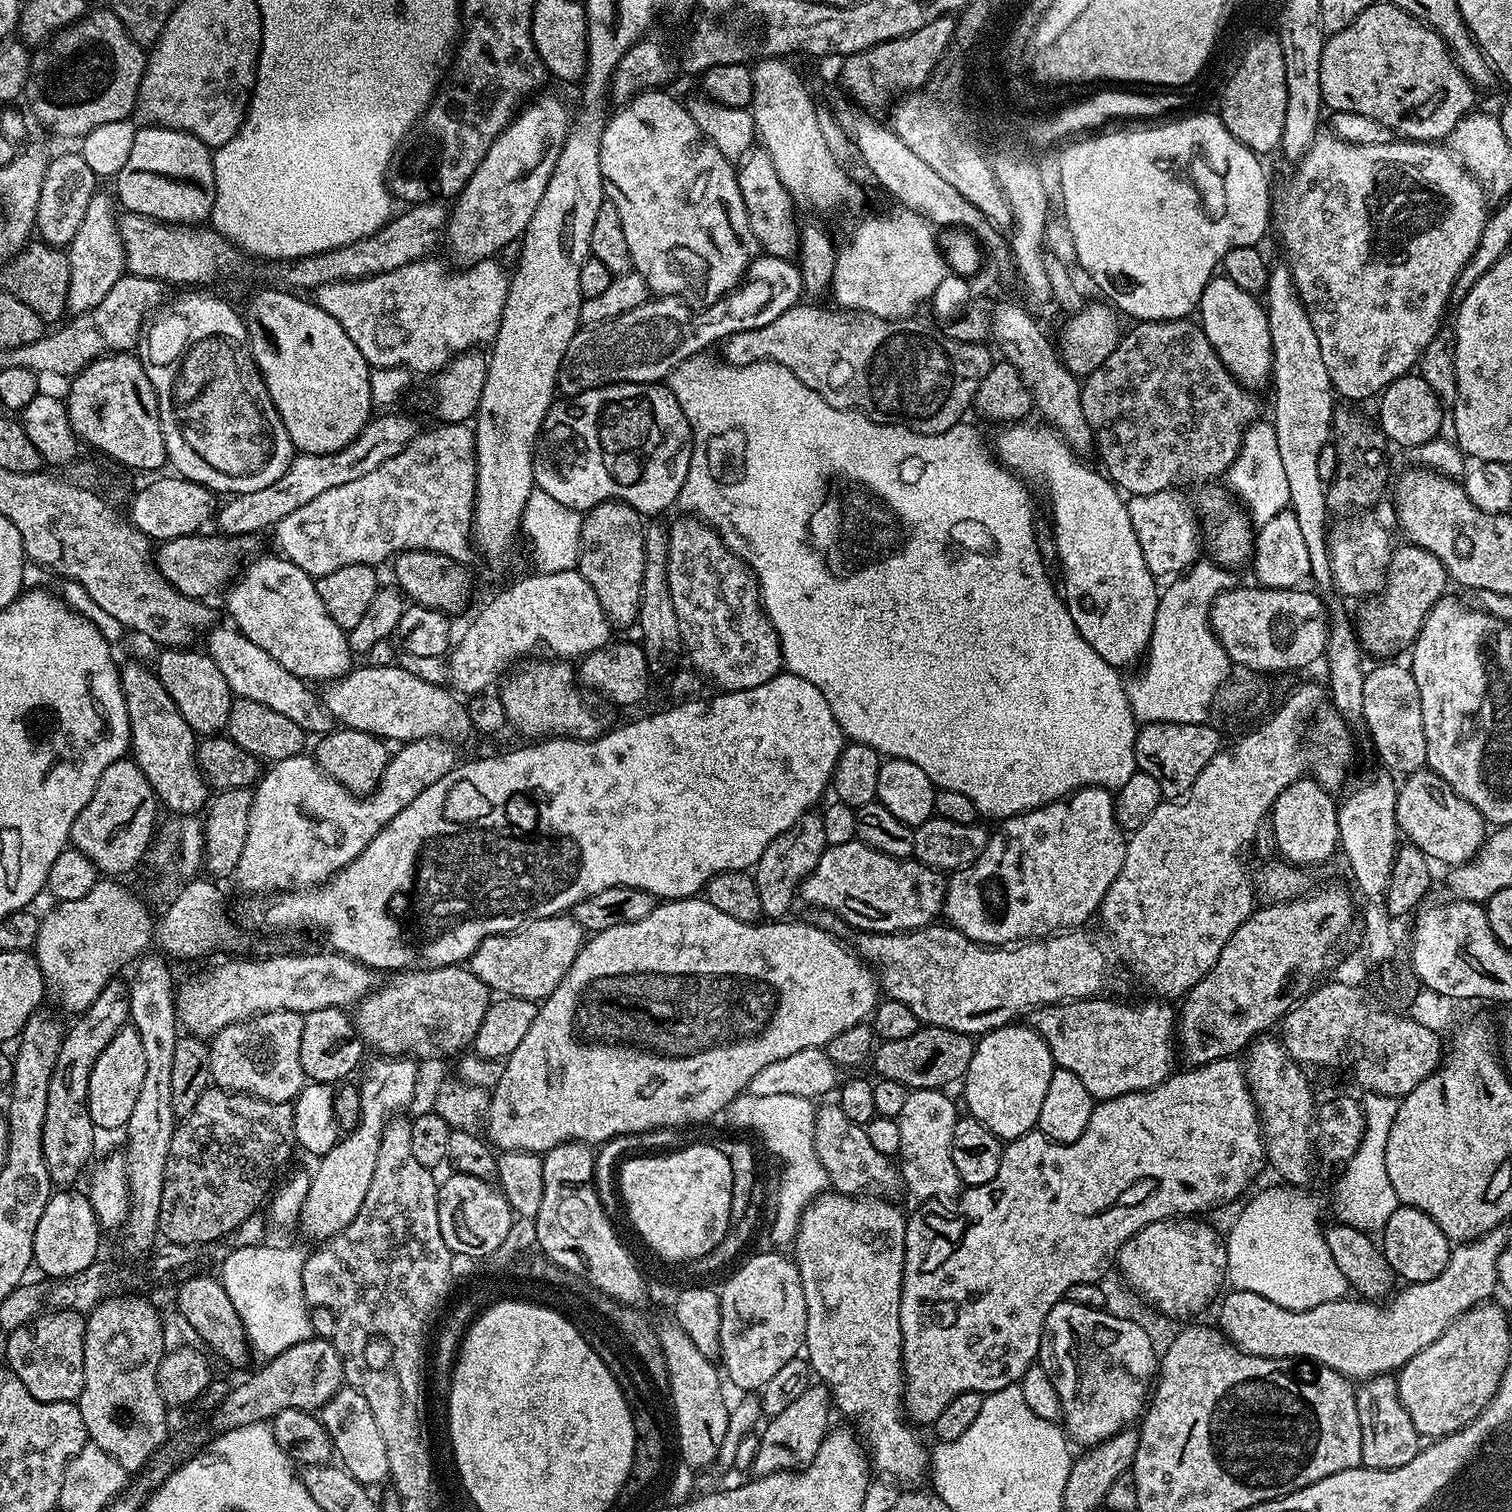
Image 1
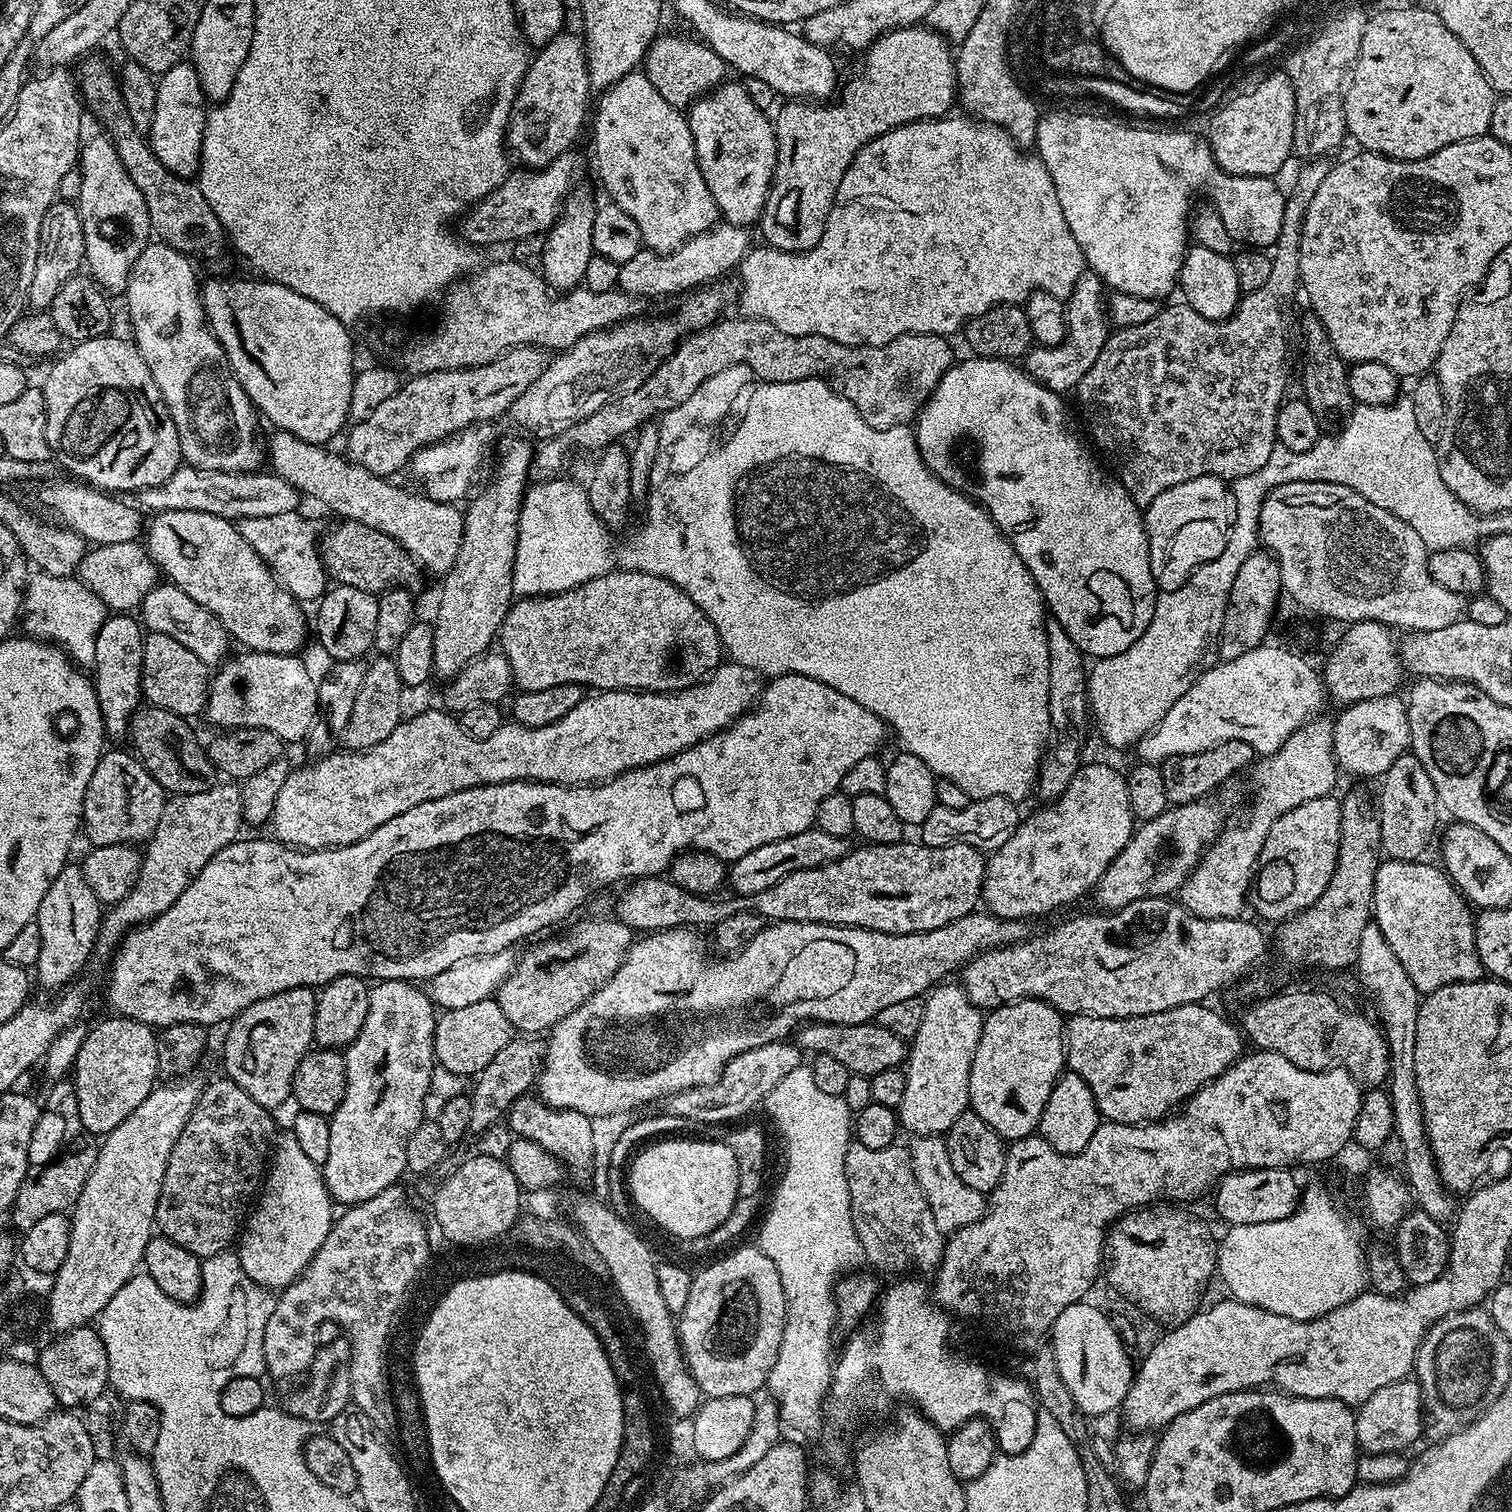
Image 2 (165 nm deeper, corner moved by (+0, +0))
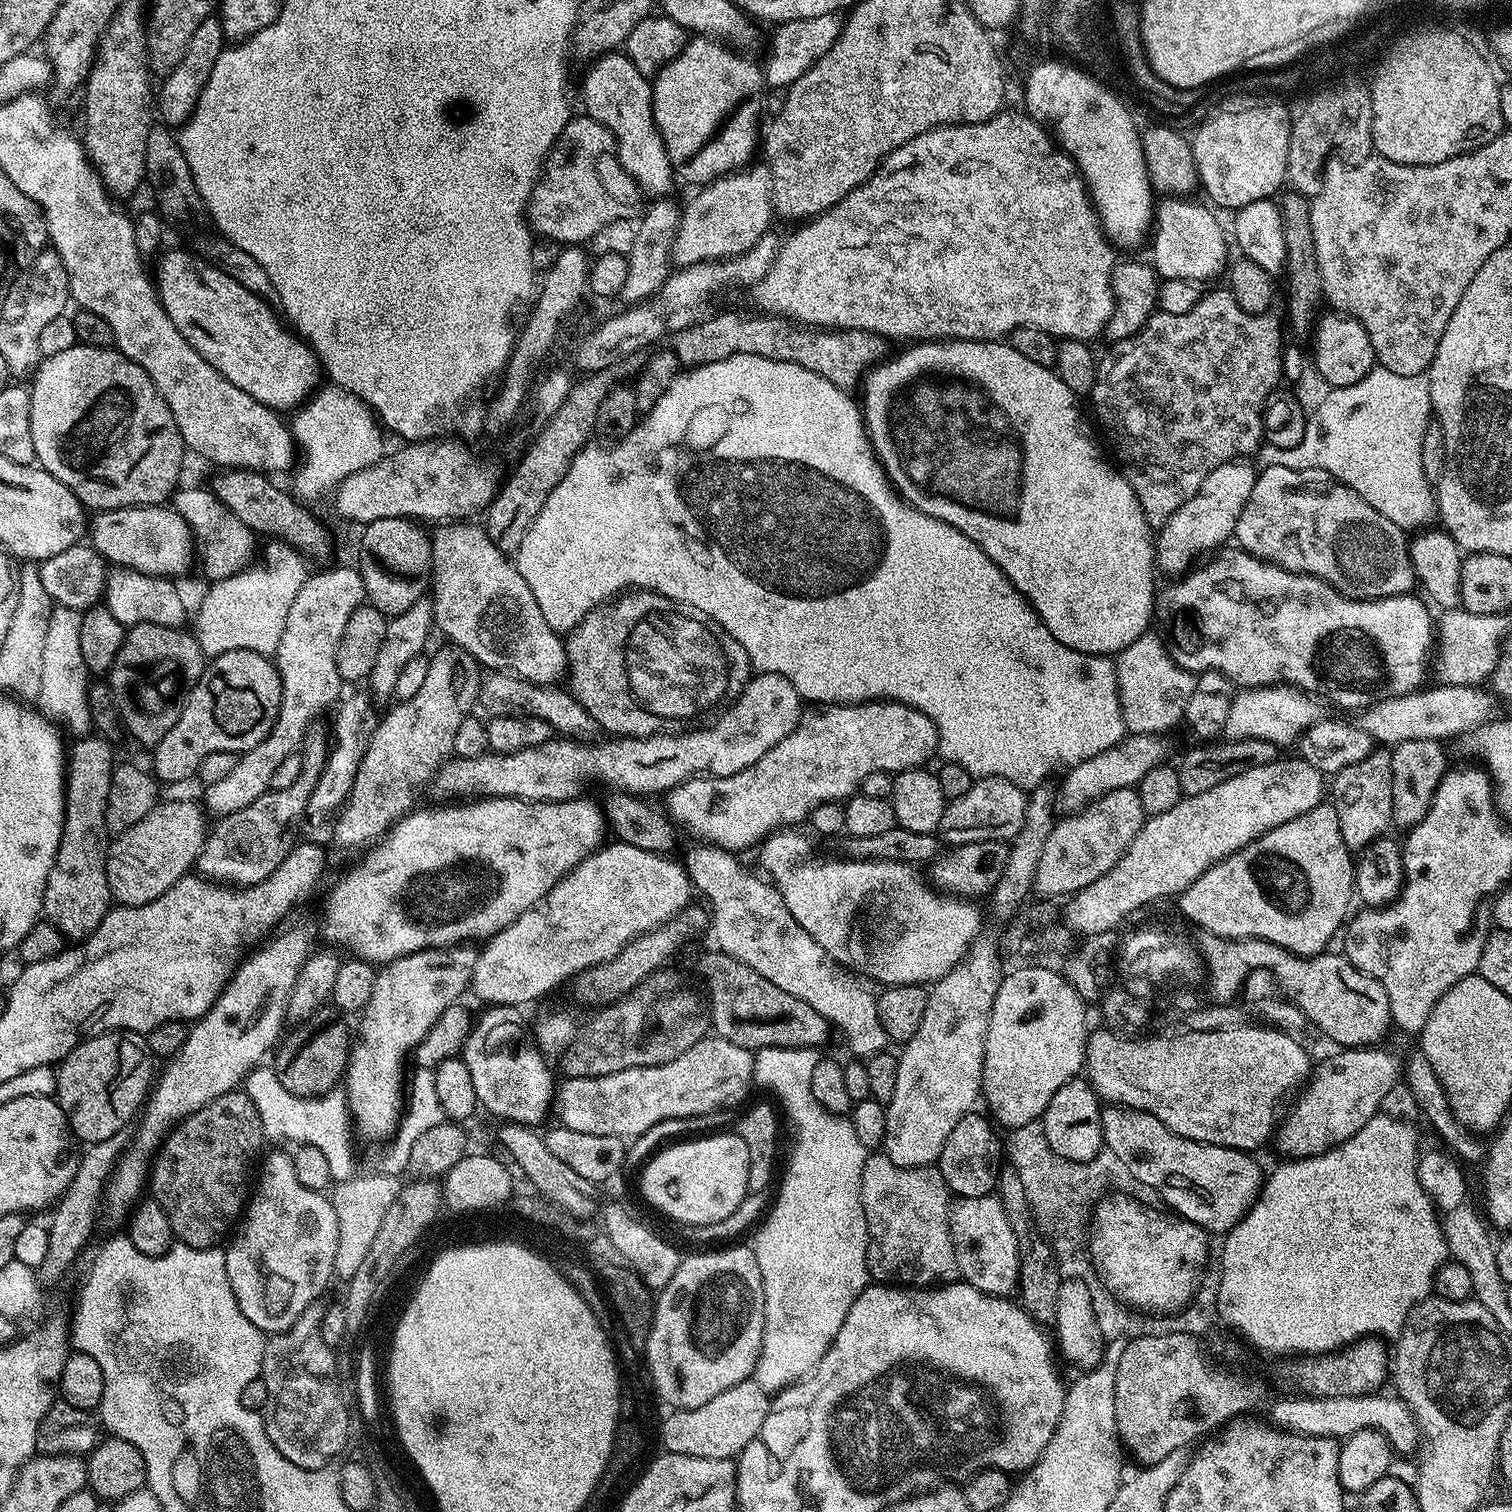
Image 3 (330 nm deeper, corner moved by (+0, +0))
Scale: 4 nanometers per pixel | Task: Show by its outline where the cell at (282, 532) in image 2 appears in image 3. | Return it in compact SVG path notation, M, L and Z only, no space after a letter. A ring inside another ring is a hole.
M207 487L182 488L171 497L170 504L188 524L198 564L204 567L209 581L225 580L227 576L248 568L253 563L252 551L256 548L257 533L247 528L233 512L226 510L224 503Z

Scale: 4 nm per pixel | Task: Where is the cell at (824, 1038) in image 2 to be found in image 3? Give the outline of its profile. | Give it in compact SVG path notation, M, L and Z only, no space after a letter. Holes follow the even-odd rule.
M711 950L704 952L696 968L708 987L708 1009L710 1028L713 1033L734 1046L749 1050L762 1048L814 1048L823 1049L828 1040L830 1025L822 1018L814 1006L806 1006L802 998L778 990L774 982L762 978L758 970L750 970L746 962L730 958L725 952Z

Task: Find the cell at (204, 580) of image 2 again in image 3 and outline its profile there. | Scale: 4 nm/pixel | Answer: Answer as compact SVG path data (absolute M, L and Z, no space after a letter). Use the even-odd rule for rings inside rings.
M171 506L109 508L93 516L96 517L90 520L90 545L109 565L133 568L151 576L177 578L194 564L192 532Z

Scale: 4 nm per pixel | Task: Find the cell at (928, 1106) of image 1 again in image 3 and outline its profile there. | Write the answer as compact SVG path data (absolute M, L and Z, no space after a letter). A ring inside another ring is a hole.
M993 1194L982 1198L961 1196L953 1199L948 1210L948 1225L963 1283L974 1286L979 1292L985 1292L987 1296L1011 1297L1017 1291L1020 1279L1022 1244L1012 1229L1012 1223L1008 1220L1004 1207L1000 1205L999 1195Z

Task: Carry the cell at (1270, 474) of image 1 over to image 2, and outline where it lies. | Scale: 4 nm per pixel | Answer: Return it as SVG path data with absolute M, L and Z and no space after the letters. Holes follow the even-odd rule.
M1397 398L1390 404L1382 406L1366 406L1365 404L1356 404L1352 412L1348 415L1348 419L1343 421L1341 430L1337 436L1321 435L1320 441L1310 450L1305 452L1295 452L1294 450L1286 450L1286 446L1277 443L1274 450L1270 450L1270 458L1263 464L1262 470L1254 470L1254 474L1246 474L1242 478L1231 481L1230 487L1234 494L1234 501L1237 503L1237 516L1233 523L1233 528L1229 531L1228 541L1222 554L1201 565L1200 568L1193 570L1189 580L1178 590L1173 592L1160 592L1156 597L1156 605L1154 606L1154 614L1150 618L1150 626L1146 626L1146 630L1142 630L1142 638L1138 638L1138 642L1134 642L1134 646L1130 646L1126 650L1122 650L1122 654L1114 654L1113 656L1101 656L1087 669L1087 691L1088 691L1088 707L1091 715L1094 717L1094 724L1100 727L1100 736L1112 748L1128 748L1140 743L1140 740L1150 730L1154 730L1154 726L1158 726L1158 722L1162 722L1162 718L1166 718L1166 714L1170 710L1170 706L1174 706L1174 702L1178 702L1178 698L1182 698L1182 694L1186 694L1186 690L1190 690L1190 686L1194 681L1204 673L1207 668L1211 668L1217 663L1218 653L1220 650L1220 631L1224 625L1224 611L1228 608L1228 595L1234 586L1234 577L1238 575L1238 570L1242 570L1242 566L1246 562L1246 558L1250 558L1250 554L1257 551L1260 544L1260 511L1265 498L1270 492L1278 486L1286 486L1288 482L1330 482L1331 484L1341 484L1350 490L1354 490L1358 494L1362 494L1362 498L1366 498L1370 502L1374 502L1374 506L1382 506L1382 510L1390 510L1390 514L1394 514L1394 518L1402 518L1402 522L1406 522L1406 526L1413 528L1420 541L1427 546L1429 553L1438 550L1446 550L1447 548L1459 548L1461 546L1472 546L1477 542L1483 541L1485 538L1493 535L1494 528L1487 524L1487 519L1481 518L1471 508L1458 499L1457 496L1446 486L1446 482L1442 482L1442 474L1438 470L1438 452L1430 443L1426 442L1426 438L1422 438L1422 430L1418 430L1418 422L1414 418L1414 406L1411 399Z

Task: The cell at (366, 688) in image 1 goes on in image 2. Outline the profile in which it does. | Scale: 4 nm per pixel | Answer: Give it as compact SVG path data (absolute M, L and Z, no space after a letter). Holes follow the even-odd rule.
M241 651L241 656L233 655L225 659L224 663L215 669L208 686L208 703L206 716L216 724L221 724L221 729L257 728L270 730L270 734L278 734L282 742L287 742L290 737L297 736L300 741L313 731L312 723L318 720L318 707L316 698L317 681L308 673L308 668L299 659L299 655L283 656L269 652Z

